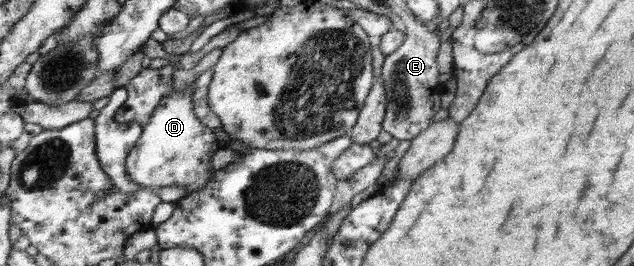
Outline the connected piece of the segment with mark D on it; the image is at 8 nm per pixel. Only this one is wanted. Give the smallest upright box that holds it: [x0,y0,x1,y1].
[125,83,221,194]

